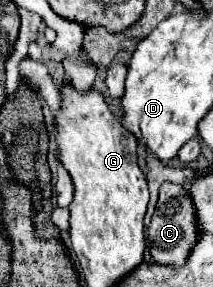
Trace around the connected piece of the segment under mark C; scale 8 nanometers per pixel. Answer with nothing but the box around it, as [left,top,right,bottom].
[147,184,197,264]

